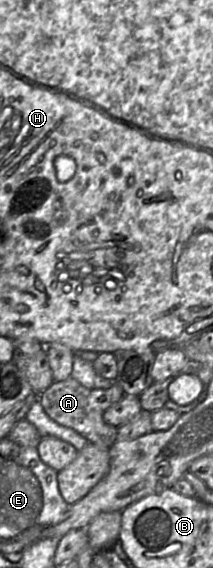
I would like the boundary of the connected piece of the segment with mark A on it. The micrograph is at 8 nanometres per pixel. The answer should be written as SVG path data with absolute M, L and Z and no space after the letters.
M72 376L63 381L55 381L39 396L39 401L47 415L60 425L77 431L80 435L99 447L110 449L117 440L118 428L107 424L103 415L114 403L125 396L122 387L114 383L107 389L91 389L83 386Z

